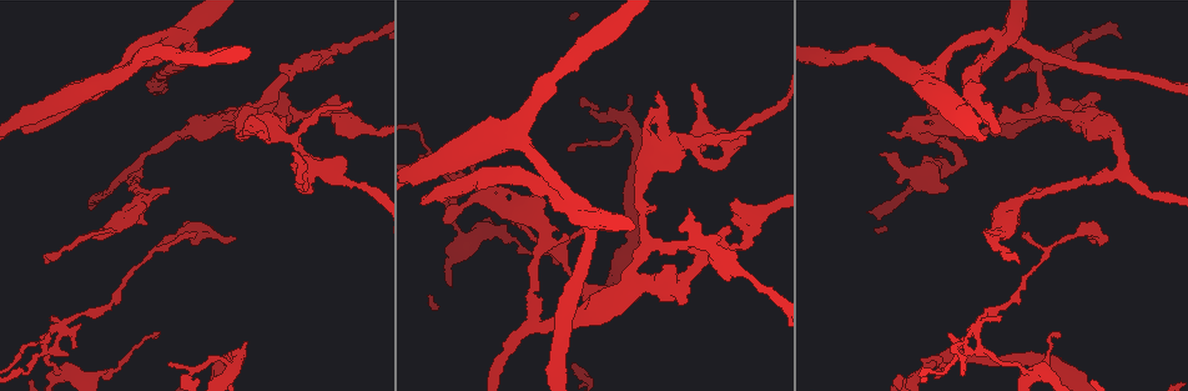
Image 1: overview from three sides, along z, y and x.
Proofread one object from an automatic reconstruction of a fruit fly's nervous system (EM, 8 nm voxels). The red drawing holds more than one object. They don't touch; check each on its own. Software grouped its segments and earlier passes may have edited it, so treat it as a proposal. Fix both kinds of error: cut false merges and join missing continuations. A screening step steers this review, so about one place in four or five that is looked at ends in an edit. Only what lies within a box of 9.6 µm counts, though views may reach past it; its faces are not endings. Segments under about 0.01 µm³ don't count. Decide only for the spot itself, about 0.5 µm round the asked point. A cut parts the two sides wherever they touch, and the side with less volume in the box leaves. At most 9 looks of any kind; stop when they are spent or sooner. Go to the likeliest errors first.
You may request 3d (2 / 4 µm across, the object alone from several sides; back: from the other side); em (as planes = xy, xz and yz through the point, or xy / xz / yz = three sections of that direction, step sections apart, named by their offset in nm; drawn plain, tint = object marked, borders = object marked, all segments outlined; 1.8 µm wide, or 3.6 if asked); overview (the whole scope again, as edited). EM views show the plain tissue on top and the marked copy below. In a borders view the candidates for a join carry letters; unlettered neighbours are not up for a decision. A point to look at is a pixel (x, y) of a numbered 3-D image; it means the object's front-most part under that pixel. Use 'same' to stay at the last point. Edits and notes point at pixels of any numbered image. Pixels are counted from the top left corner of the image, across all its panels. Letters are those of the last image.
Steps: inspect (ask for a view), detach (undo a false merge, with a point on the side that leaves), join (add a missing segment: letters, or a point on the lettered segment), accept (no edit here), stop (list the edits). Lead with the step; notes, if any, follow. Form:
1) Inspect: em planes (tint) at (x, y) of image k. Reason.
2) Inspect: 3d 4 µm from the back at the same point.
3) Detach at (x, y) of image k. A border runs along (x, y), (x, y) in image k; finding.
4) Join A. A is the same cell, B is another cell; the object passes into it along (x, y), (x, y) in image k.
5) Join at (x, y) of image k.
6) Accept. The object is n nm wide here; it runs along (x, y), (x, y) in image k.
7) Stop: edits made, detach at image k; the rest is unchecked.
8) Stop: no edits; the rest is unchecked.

Inspect: 3d 2 µm from the back at (52, 334) of image 1. Arms run side by side.

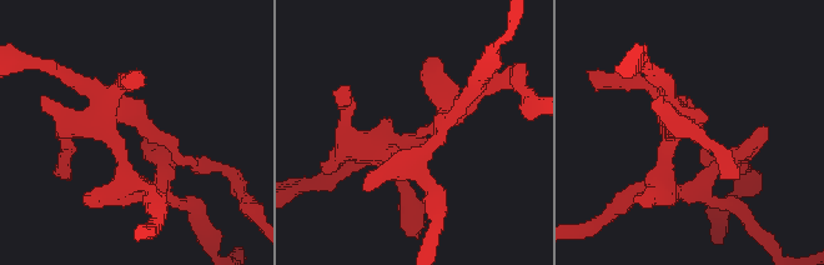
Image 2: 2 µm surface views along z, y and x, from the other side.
Inspect: em xz step 16 (borders) at (147, 134) of image 2.

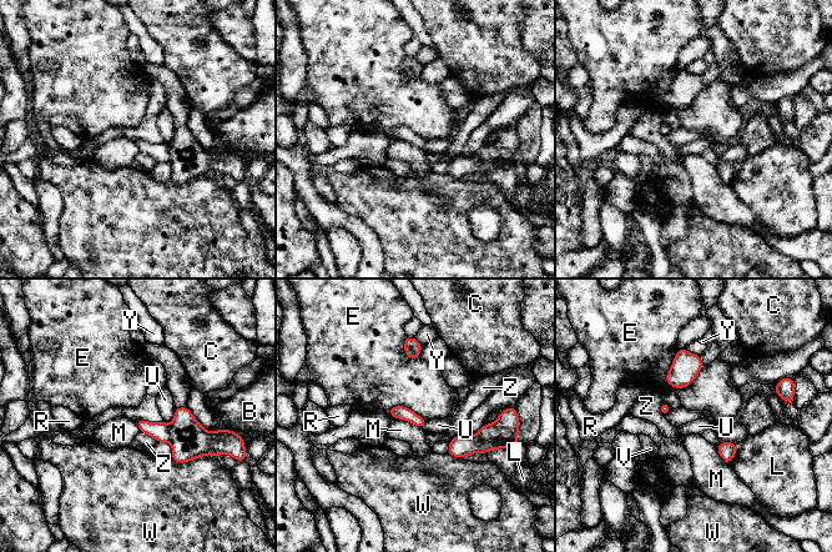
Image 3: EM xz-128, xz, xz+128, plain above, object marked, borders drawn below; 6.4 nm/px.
Detach at (160, 431) of image 3. B, C, E, L, M, R, U, V, W, Y and Z are other cells; a border runs along (169, 425), (170, 441) in image 3; a second neuron is stuck on.

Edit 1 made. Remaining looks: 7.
Inspect: 3d 2 µm at (642, 181) of image 1. Sudden change in width.

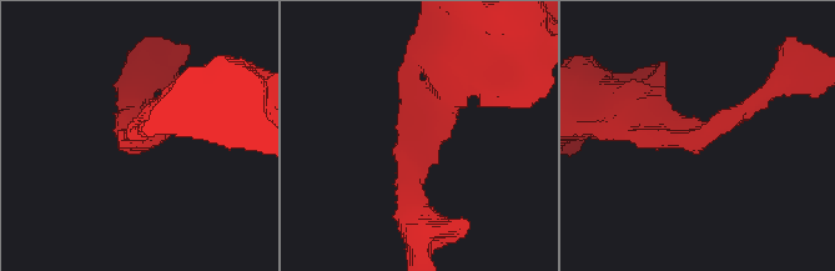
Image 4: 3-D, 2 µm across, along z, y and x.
Inspect: em xy step 16 (borders) at (417, 139) of image 4. Shape alone is not enough.

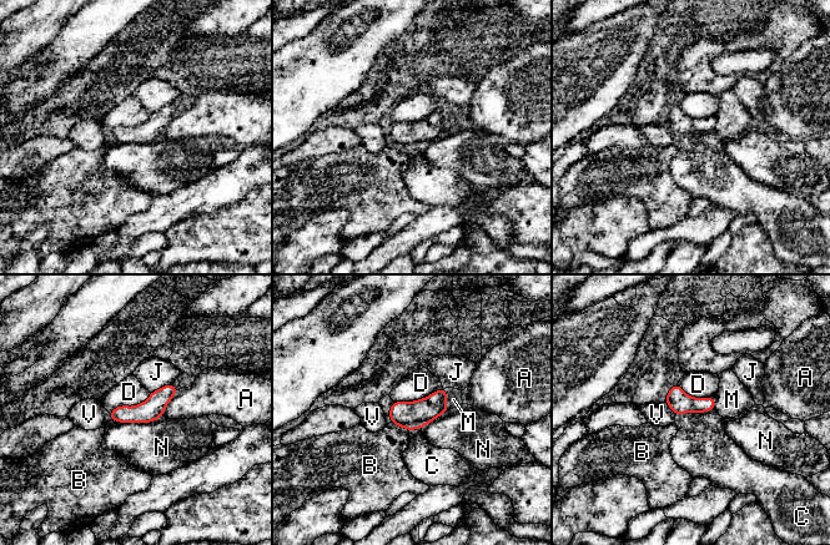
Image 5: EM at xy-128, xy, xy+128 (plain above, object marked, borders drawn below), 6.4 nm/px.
Accept. A, B, C, D, J, M, N and V are other cells; one neuron here.

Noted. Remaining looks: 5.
Inspect: overview. See it whole again.

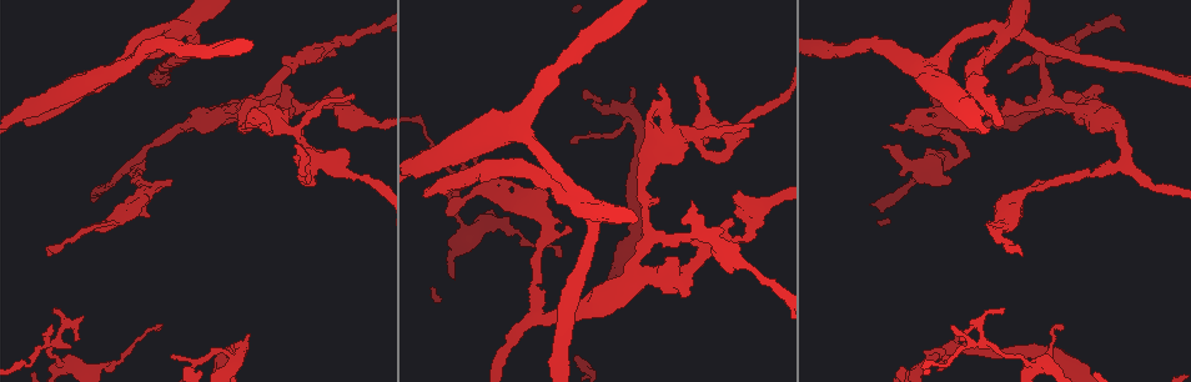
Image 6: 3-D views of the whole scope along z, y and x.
Inspect: 3d 2 µm at (994, 29) of image 6. Three arms meet.

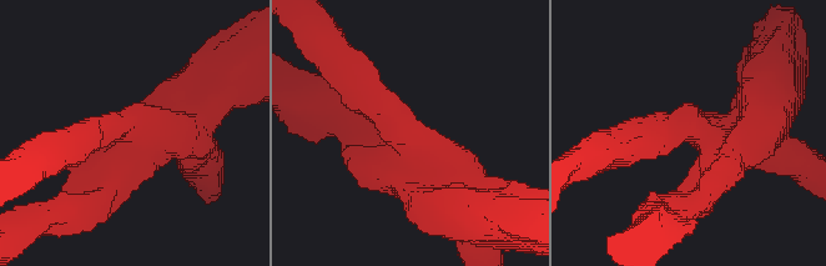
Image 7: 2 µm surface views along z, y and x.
Inspect: em planes (borders) at (690, 126) of image 7. 3 arms meet here; the arms are 240, 280, 380 nm wide; need the tissue.

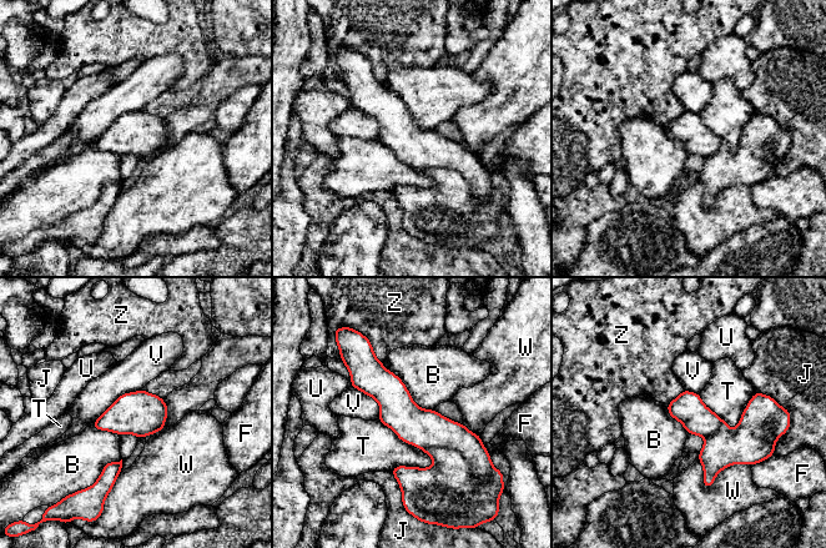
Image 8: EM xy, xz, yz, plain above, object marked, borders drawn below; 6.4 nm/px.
Detach at (447, 487) of image 8. The object is 200 nm wide here; B, F, J, T, U, V, W and Z are other cells; the part that leaves runs along (764, 398), (708, 484) in image 8; two neurons meet here.

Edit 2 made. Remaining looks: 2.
Inspect: overview.

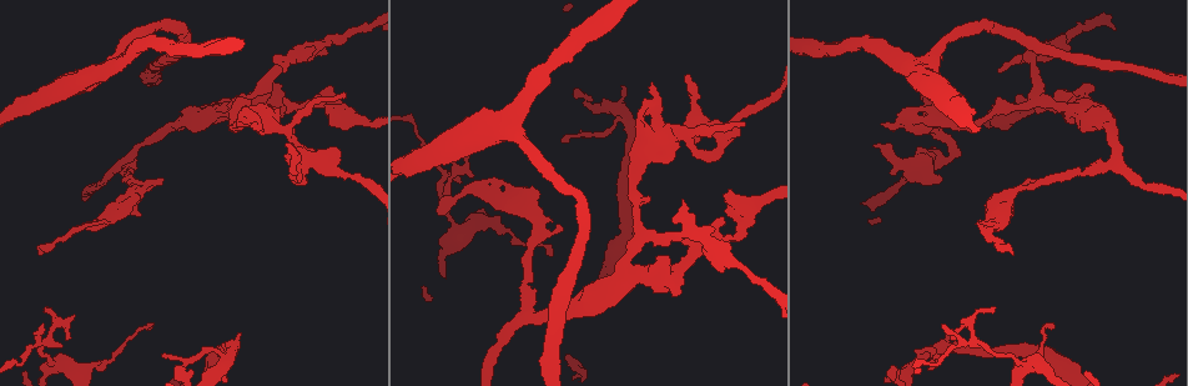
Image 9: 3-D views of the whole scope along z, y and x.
Inspect: em xy step 16 (borders) at (574, 97) of image 9. Free end.

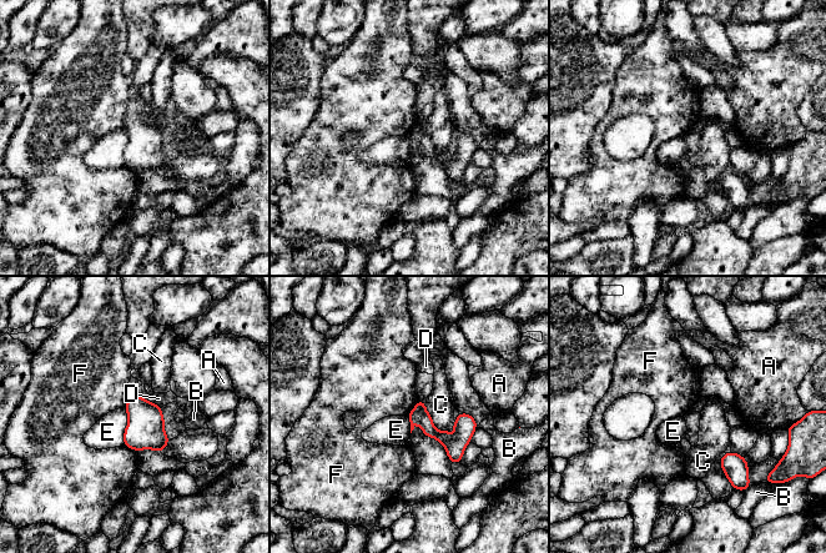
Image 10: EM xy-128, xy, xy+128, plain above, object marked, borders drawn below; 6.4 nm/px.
Accept. A, B, C, D, E and F are other cells; it runs along (419, 405), (419, 415), (457, 460) in image 10; no lettered segment goes on from it.

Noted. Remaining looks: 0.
Stop: edits made, detach at image 3, detach at image 8; the rest is unchecked.

